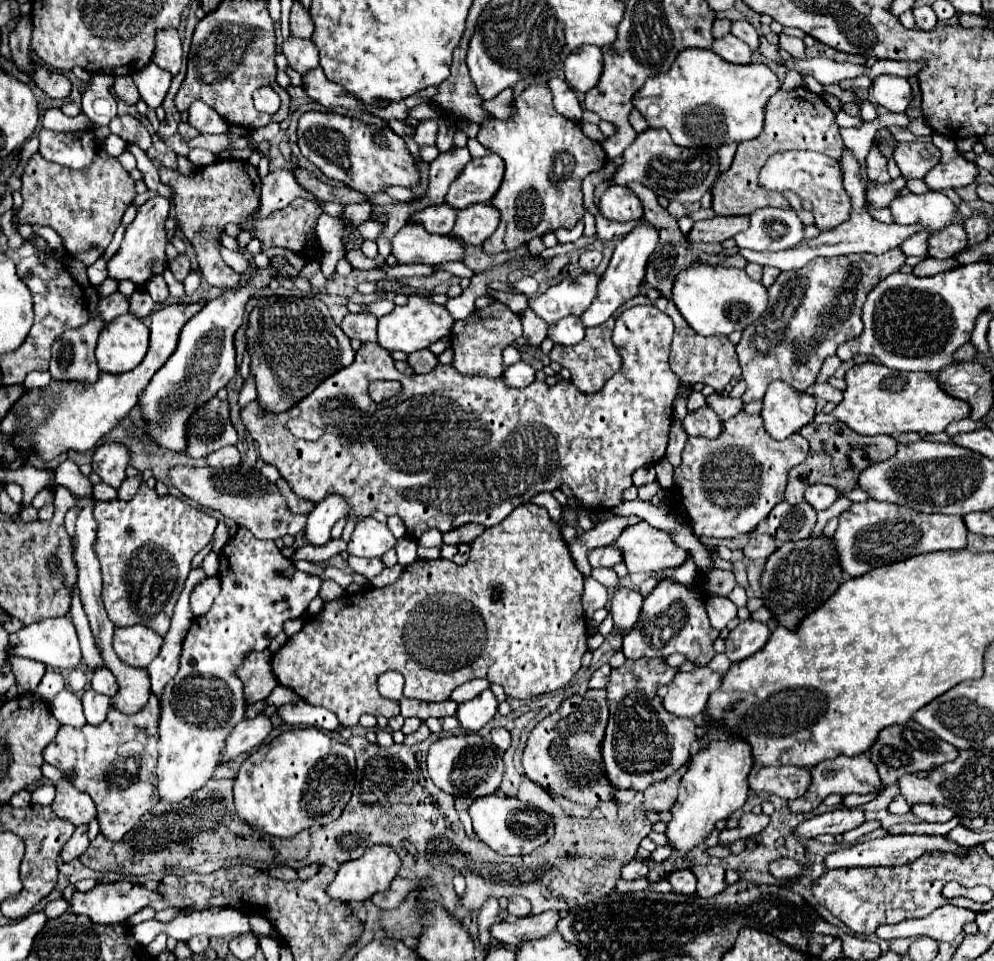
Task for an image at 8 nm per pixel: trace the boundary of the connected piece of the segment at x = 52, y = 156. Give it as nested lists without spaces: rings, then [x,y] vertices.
[[[86,129],[82,133],[54,133],[54,131],[40,131],[40,153],[56,163],[66,167],[84,169],[96,155],[94,133]]]

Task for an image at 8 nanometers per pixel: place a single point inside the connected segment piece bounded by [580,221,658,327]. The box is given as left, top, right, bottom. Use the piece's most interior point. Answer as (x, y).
(620, 282)

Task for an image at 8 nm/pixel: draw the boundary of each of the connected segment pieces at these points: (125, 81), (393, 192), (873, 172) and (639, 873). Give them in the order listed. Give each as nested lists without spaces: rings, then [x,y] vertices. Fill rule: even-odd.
[[[116,77],[114,93],[128,105],[136,105],[136,101],[140,99],[140,93],[138,93],[132,77]]]
[[[390,187],[390,189],[384,189],[384,193],[388,197],[392,197],[392,199],[396,199],[396,201],[412,201],[412,199],[416,199],[416,195],[406,187]]]
[[[872,145],[872,149],[870,149],[870,153],[866,157],[866,165],[868,165],[868,179],[874,185],[886,185],[892,181],[886,171],[886,157],[880,155],[876,145]]]
[[[630,861],[628,865],[624,865],[622,869],[622,877],[632,881],[632,879],[640,879],[648,875],[648,863],[646,861]]]

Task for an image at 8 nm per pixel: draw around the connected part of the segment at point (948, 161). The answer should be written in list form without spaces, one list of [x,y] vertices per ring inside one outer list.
[[[934,133],[932,135],[934,145],[940,149],[942,159],[940,163],[926,173],[924,181],[932,191],[942,191],[942,189],[958,189],[970,185],[978,177],[978,167],[972,161],[966,161],[962,155],[956,153],[956,143],[950,141],[948,137]]]

